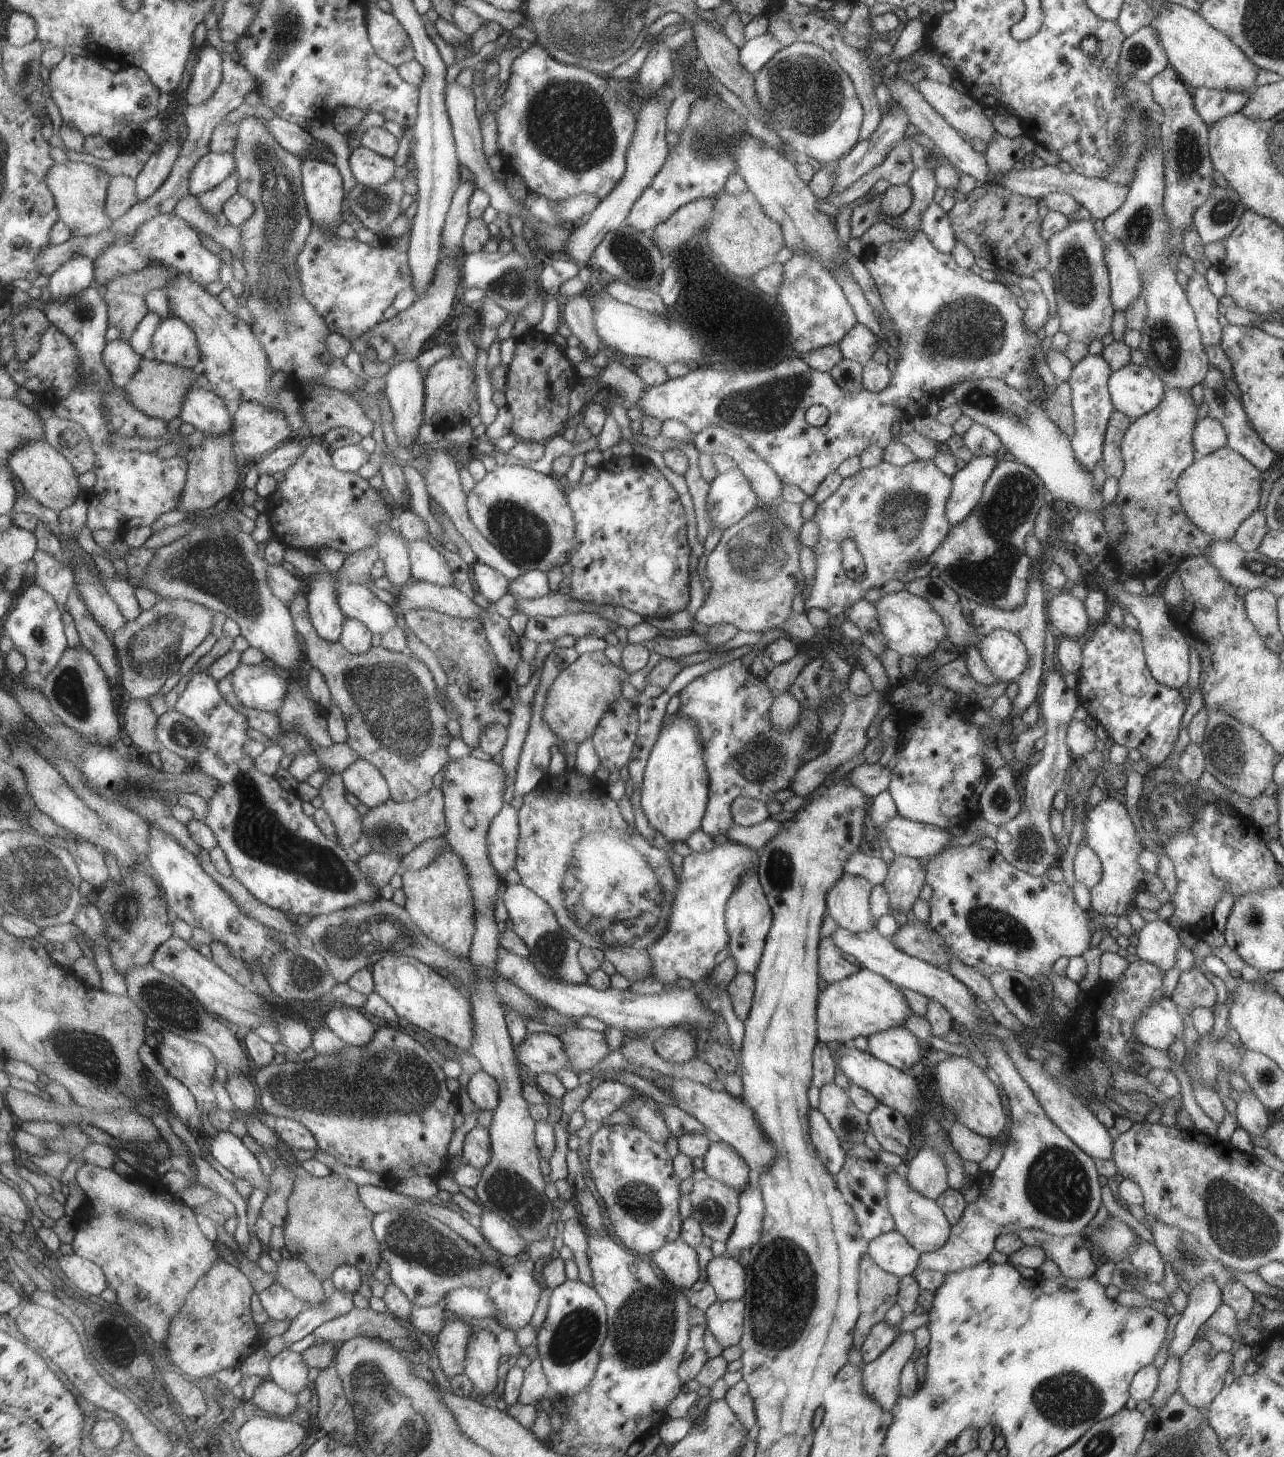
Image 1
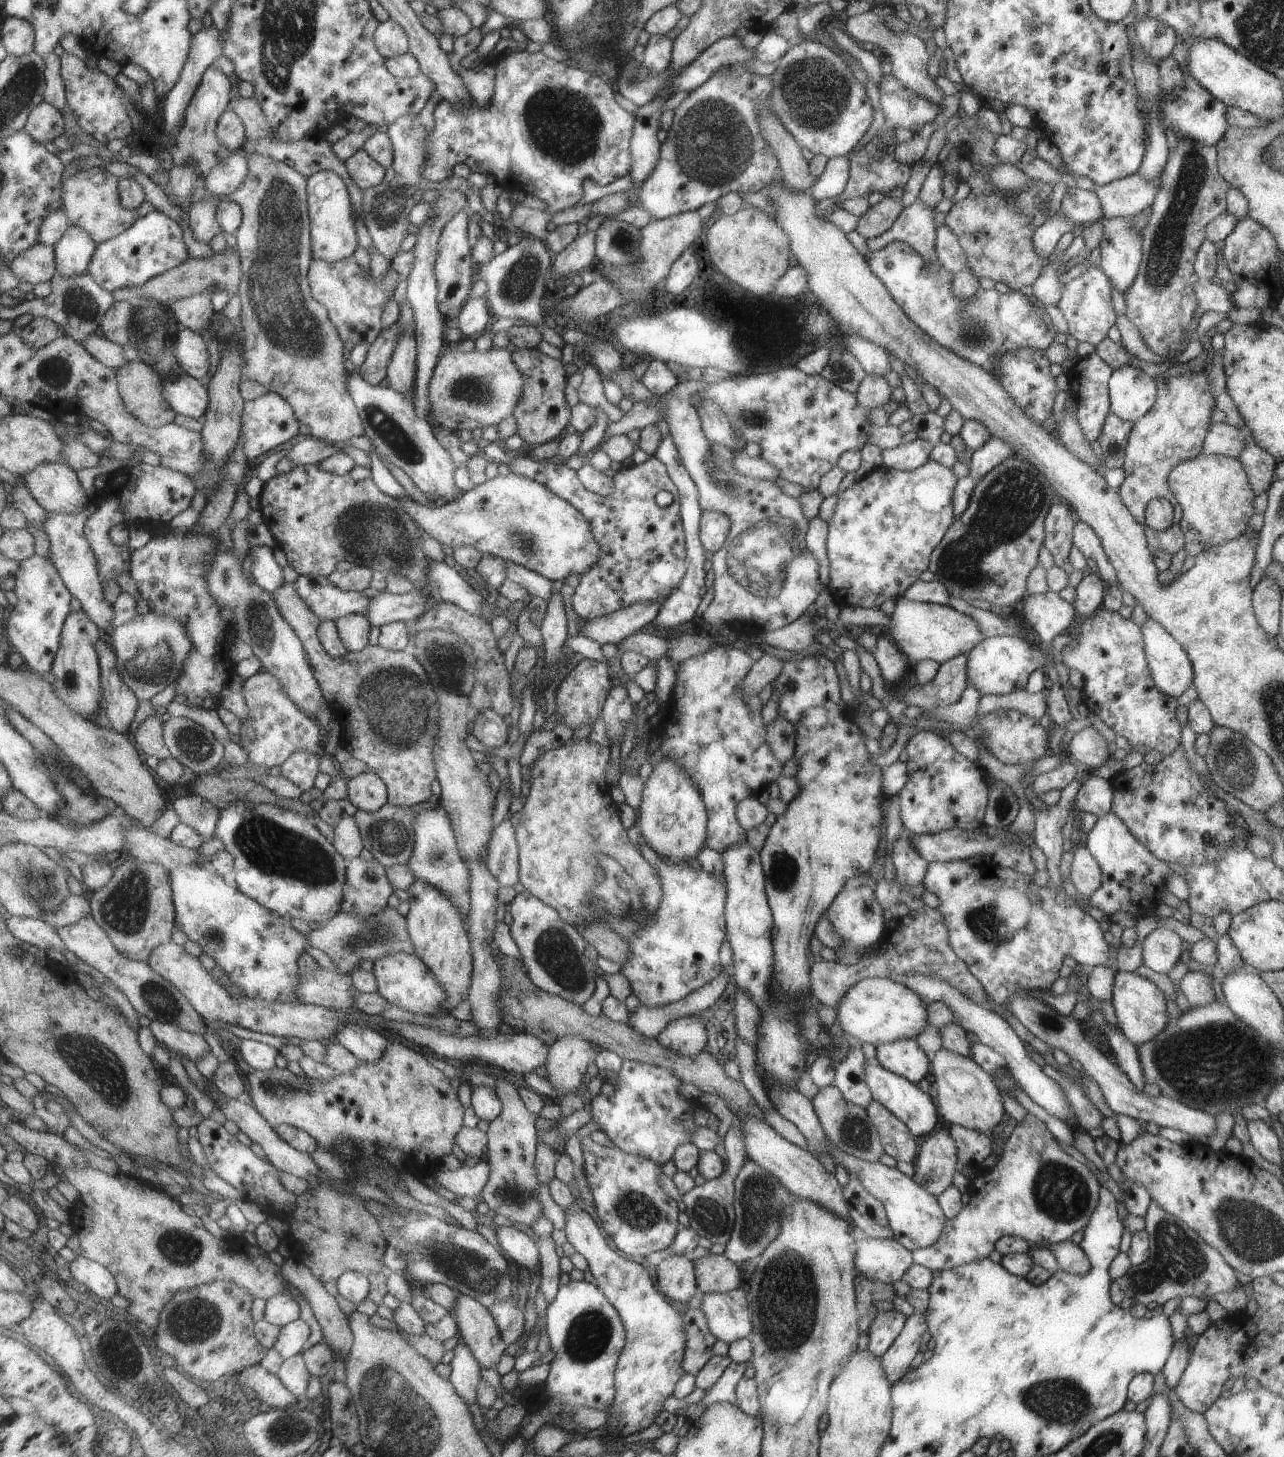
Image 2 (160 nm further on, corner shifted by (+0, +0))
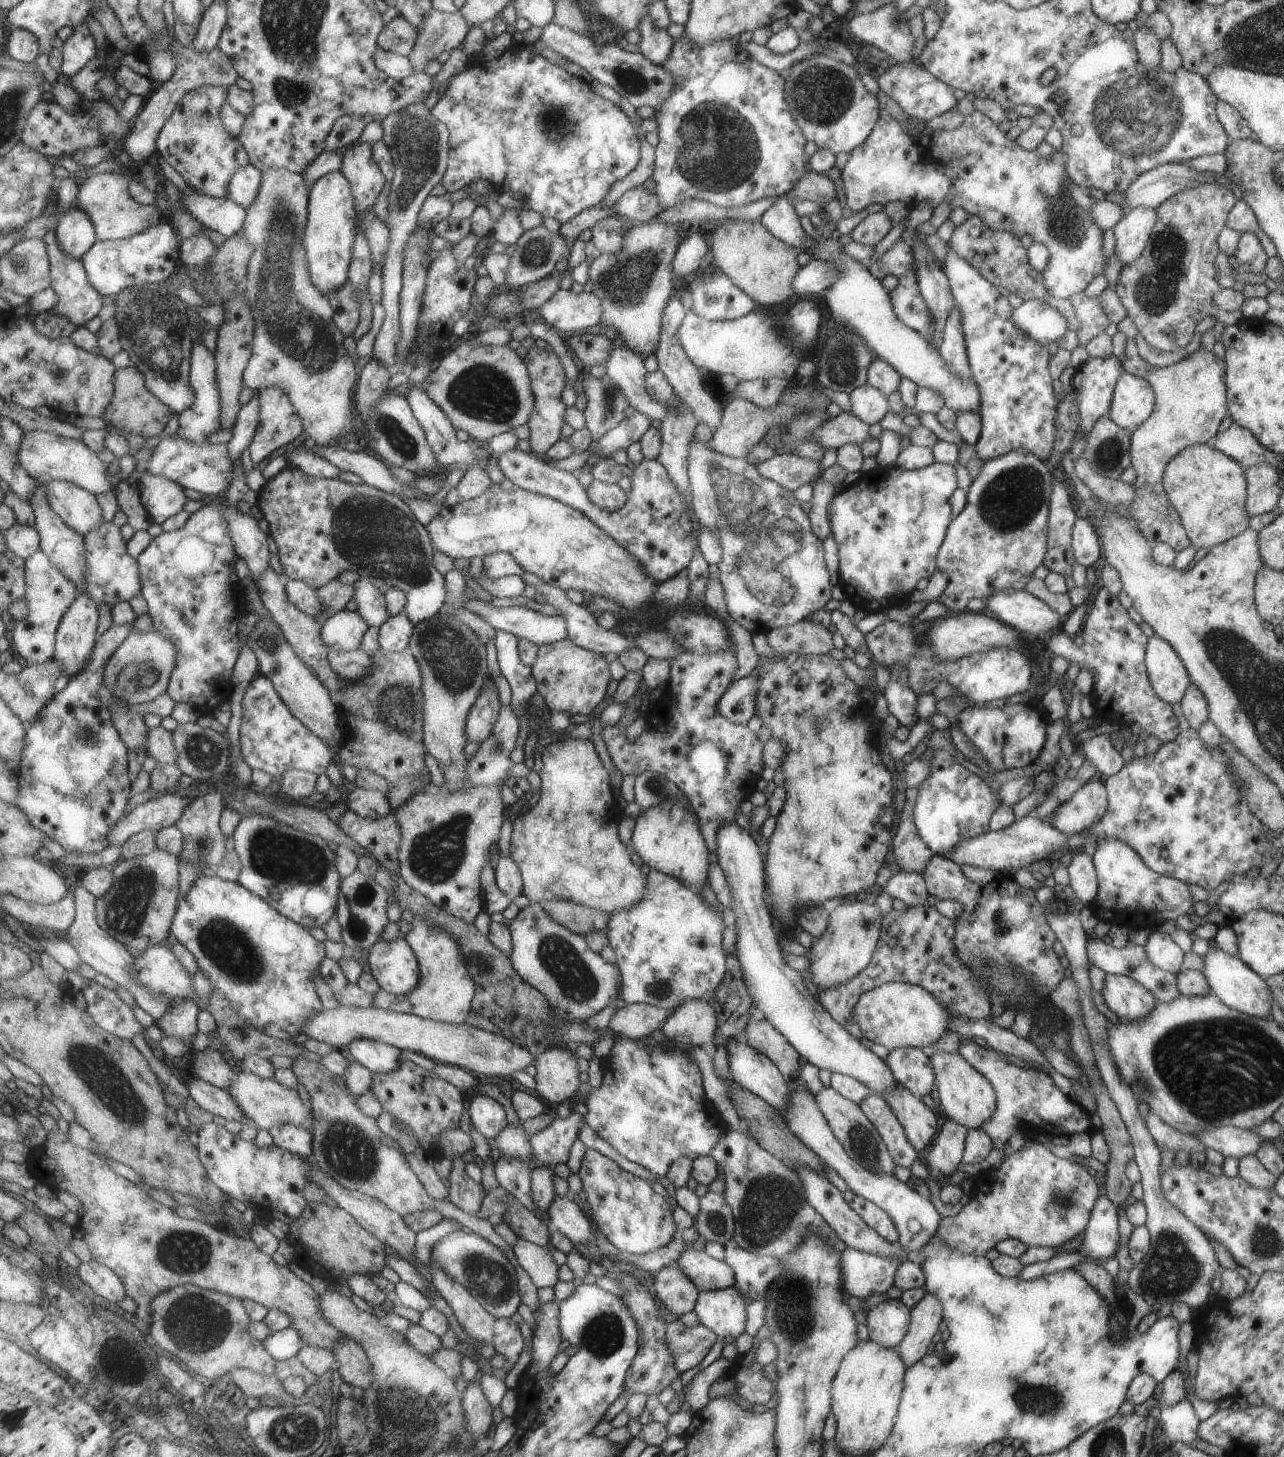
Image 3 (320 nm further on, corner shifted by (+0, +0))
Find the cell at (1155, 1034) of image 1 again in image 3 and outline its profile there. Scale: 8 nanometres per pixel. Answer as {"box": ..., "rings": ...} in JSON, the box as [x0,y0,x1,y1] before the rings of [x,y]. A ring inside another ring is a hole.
{"box":[1101,973,1156,1021],"rings":[[[1105,973],[1101,996],[1119,1021],[1136,1021],[1155,1006],[1156,998],[1144,986],[1125,975]]]}

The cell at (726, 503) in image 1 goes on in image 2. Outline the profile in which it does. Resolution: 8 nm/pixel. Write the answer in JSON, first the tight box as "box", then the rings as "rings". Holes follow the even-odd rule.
{"box":[698,509,730,552],"rings":[[[703,509],[699,521],[698,537],[705,551],[717,552],[725,542],[730,529],[727,515],[719,511]]]}

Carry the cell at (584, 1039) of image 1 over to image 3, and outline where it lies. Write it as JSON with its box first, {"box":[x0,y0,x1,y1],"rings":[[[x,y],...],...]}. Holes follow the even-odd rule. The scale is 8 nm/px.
{"box":[532,1047,579,1104],"rings":[[[549,1047],[538,1054],[532,1064],[536,1068],[534,1089],[541,1098],[551,1104],[574,1098],[579,1086],[579,1064],[569,1049]]]}

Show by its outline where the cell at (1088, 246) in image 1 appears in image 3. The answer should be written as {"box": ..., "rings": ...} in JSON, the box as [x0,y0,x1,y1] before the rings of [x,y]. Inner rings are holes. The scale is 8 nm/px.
{"box":[1068,292,1110,346],"rings":[[[1083,292],[1071,295],[1068,300],[1080,325],[1075,332],[1079,345],[1083,346],[1090,338],[1103,333],[1110,323],[1097,298],[1087,298]]]}

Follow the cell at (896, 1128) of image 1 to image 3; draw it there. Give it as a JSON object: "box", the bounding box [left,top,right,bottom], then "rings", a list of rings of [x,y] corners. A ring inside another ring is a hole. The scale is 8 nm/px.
{"box":[857,1093,917,1168],"rings":[[[869,1093],[857,1105],[879,1133],[893,1162],[909,1168],[917,1158],[917,1151],[906,1139],[903,1127],[881,1095]]]}

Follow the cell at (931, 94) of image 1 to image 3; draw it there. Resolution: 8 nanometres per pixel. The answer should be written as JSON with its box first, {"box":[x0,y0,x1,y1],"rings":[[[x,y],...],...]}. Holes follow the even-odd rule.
{"box":[849,2,913,64],"rings":[[[887,2],[875,8],[872,12],[858,13],[849,20],[849,36],[853,41],[863,43],[865,47],[873,44],[875,48],[883,50],[887,58],[893,58],[896,64],[911,61],[911,48],[913,46],[913,35],[909,31],[908,25],[909,15],[905,11],[899,11],[895,4]]]}

